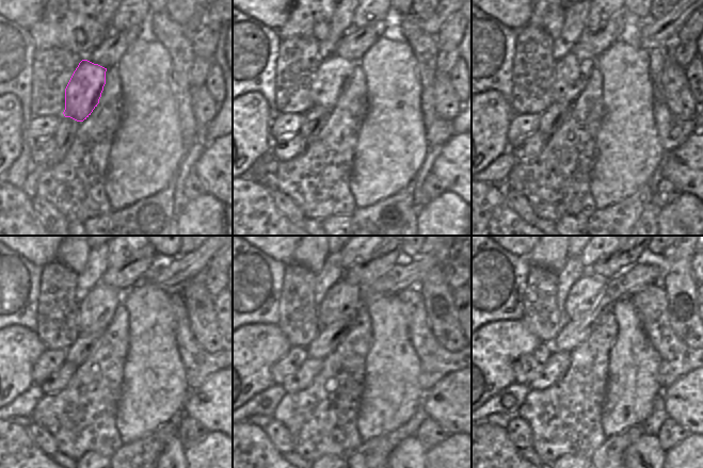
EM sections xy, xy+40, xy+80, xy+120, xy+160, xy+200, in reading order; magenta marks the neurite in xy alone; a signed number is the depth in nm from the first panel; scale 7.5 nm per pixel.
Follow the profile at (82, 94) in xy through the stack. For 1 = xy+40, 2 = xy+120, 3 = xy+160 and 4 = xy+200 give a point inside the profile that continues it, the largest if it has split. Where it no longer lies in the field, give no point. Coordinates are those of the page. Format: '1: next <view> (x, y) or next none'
1: next xy+40 (334, 74)
2: next xy+120 (95, 311)
3: next xy+160 (341, 301)
4: next xy+200 (584, 294)

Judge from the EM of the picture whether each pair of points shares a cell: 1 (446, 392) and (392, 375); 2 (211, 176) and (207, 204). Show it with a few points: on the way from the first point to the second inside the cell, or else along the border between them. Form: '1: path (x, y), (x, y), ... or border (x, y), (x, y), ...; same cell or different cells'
1: border (426, 392), (421, 401); different cells
2: border (206, 191), (221, 203); different cells

